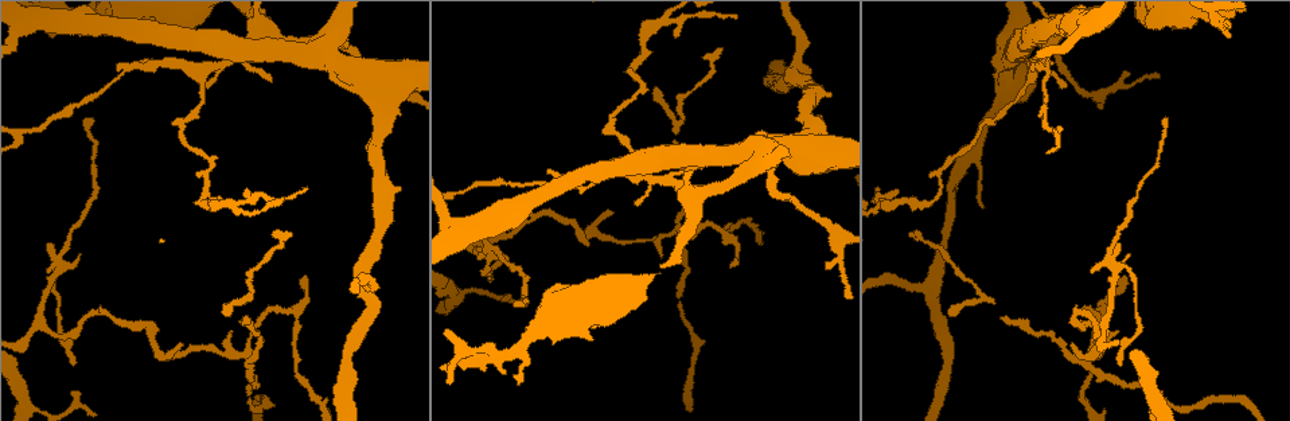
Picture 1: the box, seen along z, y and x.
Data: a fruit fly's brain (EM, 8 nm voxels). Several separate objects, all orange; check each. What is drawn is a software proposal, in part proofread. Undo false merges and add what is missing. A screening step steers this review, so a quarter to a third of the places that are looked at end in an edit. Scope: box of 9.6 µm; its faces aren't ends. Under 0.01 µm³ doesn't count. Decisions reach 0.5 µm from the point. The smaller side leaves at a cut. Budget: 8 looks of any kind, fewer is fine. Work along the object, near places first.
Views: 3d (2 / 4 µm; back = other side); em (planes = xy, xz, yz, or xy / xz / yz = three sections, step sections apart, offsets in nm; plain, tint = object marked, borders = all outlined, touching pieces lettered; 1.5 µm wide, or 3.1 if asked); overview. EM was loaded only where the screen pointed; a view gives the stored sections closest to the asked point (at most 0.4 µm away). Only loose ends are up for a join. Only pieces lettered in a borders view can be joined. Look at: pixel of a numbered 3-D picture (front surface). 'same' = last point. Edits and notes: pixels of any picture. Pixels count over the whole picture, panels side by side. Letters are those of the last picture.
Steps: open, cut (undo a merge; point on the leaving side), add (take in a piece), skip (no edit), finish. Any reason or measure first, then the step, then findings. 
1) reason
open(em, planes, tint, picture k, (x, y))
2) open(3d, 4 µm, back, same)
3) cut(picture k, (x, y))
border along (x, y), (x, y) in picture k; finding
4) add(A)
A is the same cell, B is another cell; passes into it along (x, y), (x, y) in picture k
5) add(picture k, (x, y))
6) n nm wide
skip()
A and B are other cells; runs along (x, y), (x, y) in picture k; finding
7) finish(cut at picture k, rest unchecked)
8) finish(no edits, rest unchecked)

open(em, yz, step 8, tint, picture 1, (771, 184))

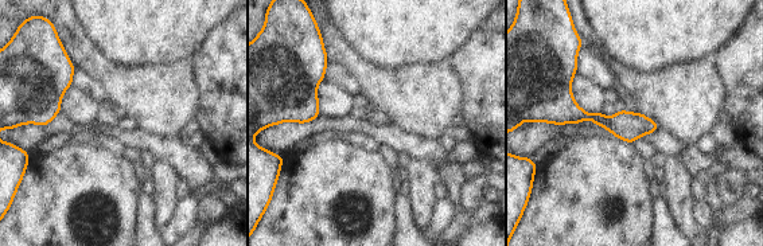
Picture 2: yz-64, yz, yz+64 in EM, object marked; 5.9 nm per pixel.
cut it another way
open(em, planes, borders, same)

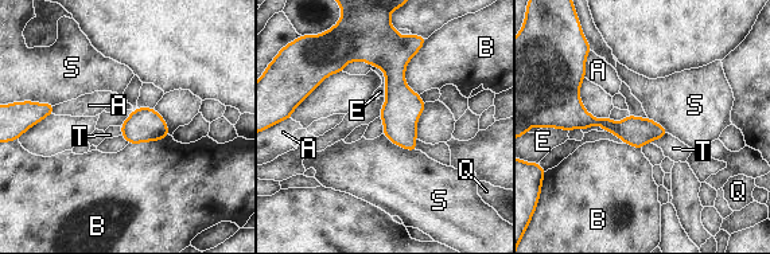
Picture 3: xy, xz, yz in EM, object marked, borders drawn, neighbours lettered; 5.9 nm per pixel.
180 nm wide
skip()
A, B, E, Q, S and T are other cells; runs along (392, 45), (400, 128), (412, 147) in picture 3; continuous, no second cell

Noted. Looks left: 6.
free end
open(em, planes, borders, picture 1, (1129, 72))

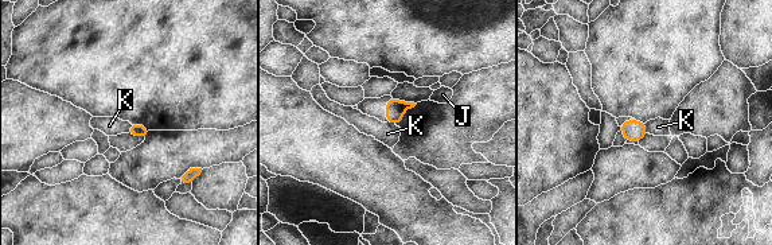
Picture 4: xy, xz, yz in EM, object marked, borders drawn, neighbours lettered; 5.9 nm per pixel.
skip()
J and K are other cells; border along (644, 123), (648, 132) in picture 4; no lettered piece goes on from it

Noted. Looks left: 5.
an open end
open(3d, 4 µm, picture 1, (635, 205))

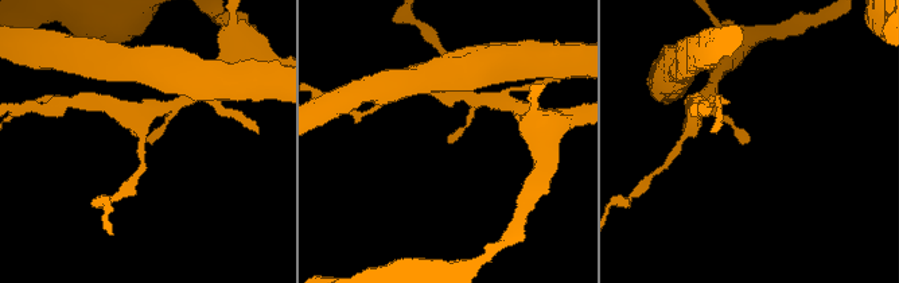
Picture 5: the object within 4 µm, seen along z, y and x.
open(em, planes, plain, picture 5, (748, 142))

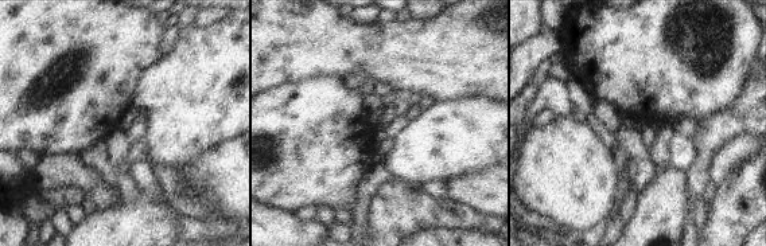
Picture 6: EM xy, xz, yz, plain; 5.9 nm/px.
open(em, planes, borders, same)

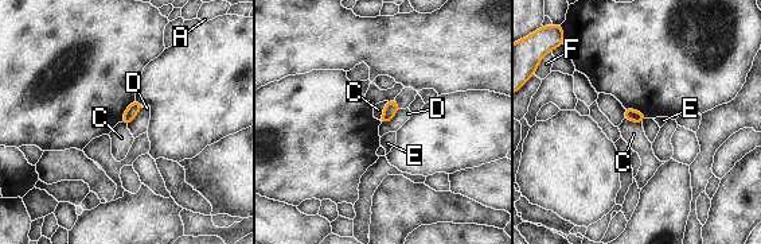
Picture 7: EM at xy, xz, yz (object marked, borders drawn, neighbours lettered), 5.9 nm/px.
D touches over 150 nm
skip()
A, C, D, E and F are other cells; border along (399, 109), (387, 123), (381, 124) in picture 7; none of them fits

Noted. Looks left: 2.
finish(no edits, rest unchecked)

